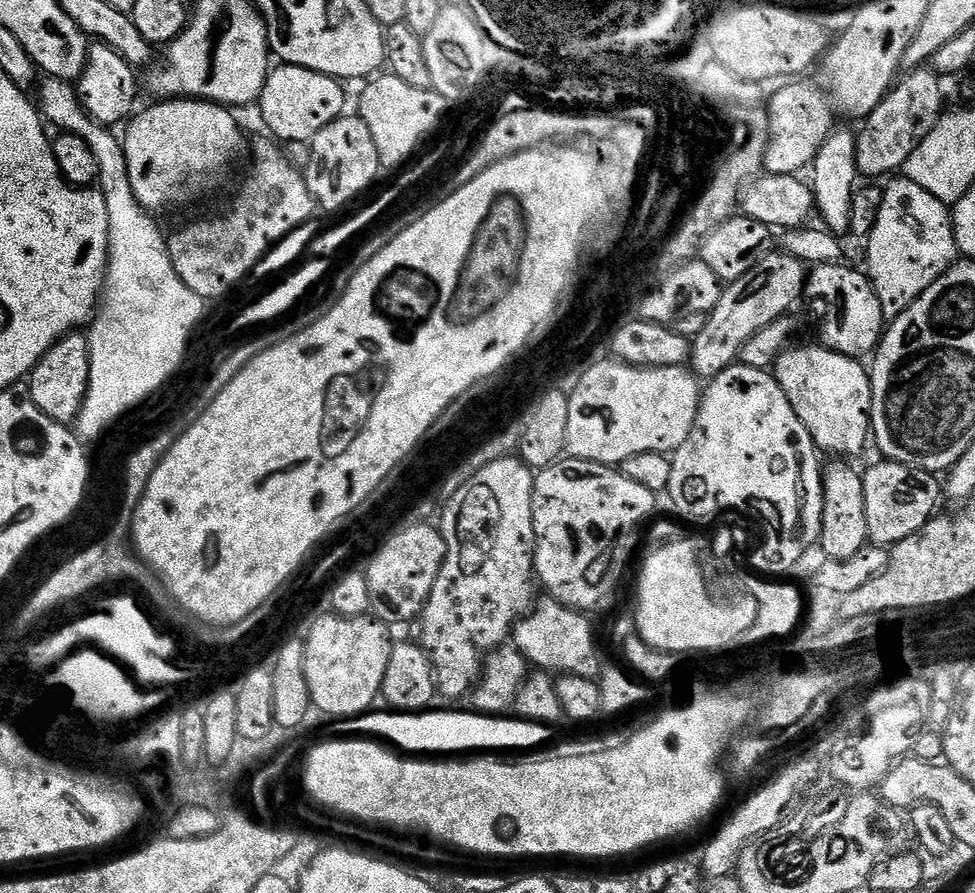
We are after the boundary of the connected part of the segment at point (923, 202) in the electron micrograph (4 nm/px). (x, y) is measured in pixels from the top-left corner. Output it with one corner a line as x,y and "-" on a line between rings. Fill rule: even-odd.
892,178
887,183
888,188
883,189
882,210
878,210
878,222
871,234
866,237
868,244
866,275
878,294
878,302
882,302
885,317
895,318
901,316
922,293
930,290
930,286
934,286
938,278
942,278
942,274
946,274
948,268
957,263
958,253
949,205
939,201
917,183
905,178

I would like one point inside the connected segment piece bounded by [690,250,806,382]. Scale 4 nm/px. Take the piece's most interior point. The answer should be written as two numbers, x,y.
747,305

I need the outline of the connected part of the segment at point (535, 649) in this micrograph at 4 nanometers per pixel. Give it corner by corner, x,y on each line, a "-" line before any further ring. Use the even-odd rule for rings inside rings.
551,598
537,603
517,623
514,629
514,646
524,655
529,665
552,674
585,676
596,678
601,675
602,663
596,653
596,640
592,637
589,617
573,609
565,608

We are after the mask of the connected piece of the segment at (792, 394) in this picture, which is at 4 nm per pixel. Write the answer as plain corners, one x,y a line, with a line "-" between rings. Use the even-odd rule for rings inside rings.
823,345
788,346
772,367
773,376
782,386
794,414
810,430
812,441
821,453
833,452
836,458
852,458
870,440
872,382
867,367
859,359
838,354

